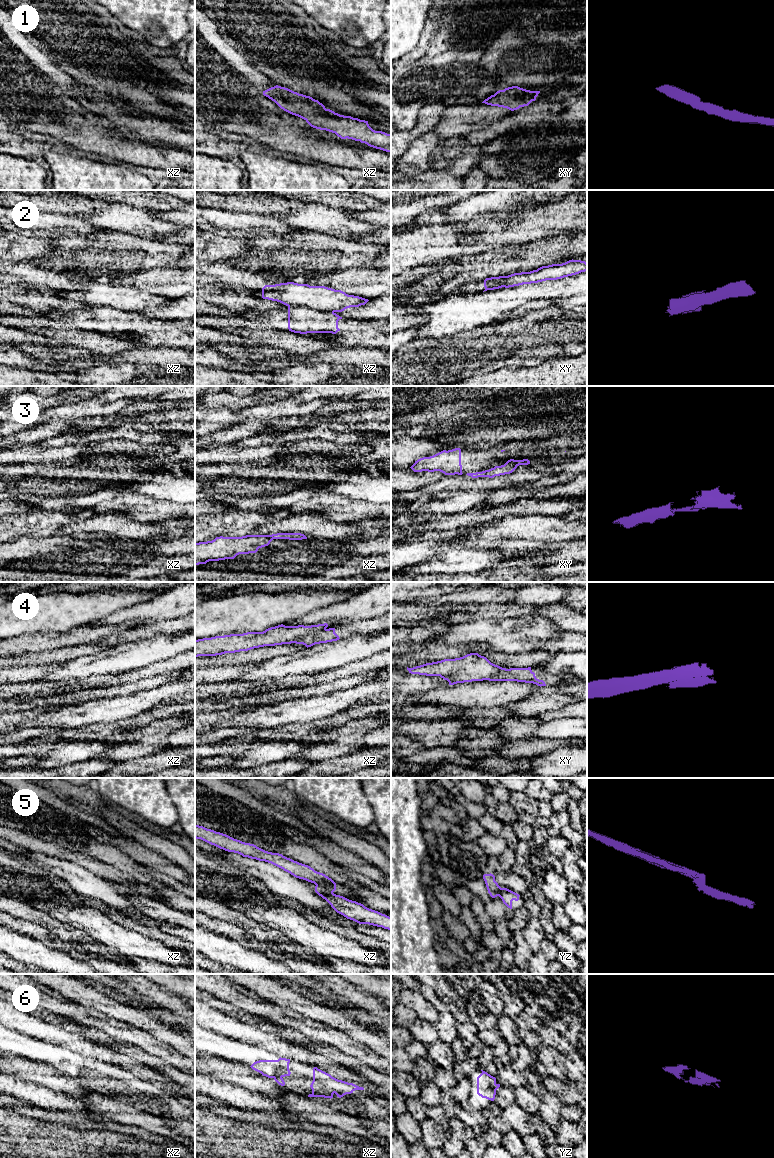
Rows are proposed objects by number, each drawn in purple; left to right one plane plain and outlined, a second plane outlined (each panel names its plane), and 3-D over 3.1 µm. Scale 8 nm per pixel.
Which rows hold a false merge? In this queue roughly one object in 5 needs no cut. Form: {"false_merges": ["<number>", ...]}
{"false_merges": ["2", "4", "5"]}

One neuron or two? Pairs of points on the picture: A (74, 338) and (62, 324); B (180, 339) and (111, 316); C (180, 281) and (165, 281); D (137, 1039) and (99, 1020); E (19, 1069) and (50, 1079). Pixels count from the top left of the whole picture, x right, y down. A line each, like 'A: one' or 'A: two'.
A: one
B: two
C: one
D: one
E: one

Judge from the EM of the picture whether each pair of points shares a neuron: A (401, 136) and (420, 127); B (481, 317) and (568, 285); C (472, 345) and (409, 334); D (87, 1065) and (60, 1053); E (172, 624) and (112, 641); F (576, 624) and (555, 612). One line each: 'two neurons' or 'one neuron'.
A: one neuron
B: one neuron
C: two neurons
D: one neuron
E: one neuron
F: one neuron

